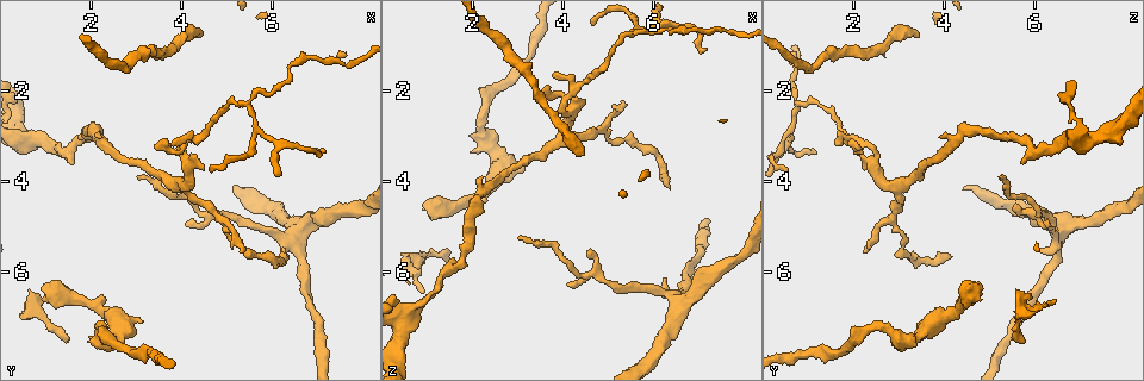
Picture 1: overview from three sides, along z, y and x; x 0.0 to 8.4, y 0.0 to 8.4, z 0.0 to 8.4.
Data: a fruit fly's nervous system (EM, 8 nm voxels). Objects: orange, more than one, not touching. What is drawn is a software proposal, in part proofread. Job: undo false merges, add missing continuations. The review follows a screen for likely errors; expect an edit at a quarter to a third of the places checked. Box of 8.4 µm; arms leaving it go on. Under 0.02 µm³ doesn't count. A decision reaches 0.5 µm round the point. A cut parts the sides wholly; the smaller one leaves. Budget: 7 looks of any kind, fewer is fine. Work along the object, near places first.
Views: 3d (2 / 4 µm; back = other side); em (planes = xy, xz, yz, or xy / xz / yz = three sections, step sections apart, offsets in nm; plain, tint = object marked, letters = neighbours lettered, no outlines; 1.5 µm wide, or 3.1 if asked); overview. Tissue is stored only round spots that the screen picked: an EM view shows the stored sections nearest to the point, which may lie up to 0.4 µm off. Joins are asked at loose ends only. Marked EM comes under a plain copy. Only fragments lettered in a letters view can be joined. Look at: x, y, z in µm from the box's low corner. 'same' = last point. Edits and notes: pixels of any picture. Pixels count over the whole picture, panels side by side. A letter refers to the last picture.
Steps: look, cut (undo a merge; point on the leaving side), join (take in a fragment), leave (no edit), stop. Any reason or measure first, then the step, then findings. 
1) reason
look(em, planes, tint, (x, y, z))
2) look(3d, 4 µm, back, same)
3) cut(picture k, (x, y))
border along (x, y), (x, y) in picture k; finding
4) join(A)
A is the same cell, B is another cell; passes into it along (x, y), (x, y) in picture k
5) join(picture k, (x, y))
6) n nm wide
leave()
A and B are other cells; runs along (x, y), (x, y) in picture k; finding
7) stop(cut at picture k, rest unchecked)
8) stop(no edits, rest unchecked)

thin end
look(em, planes, letters, (4.15, 5.00, 6.25))

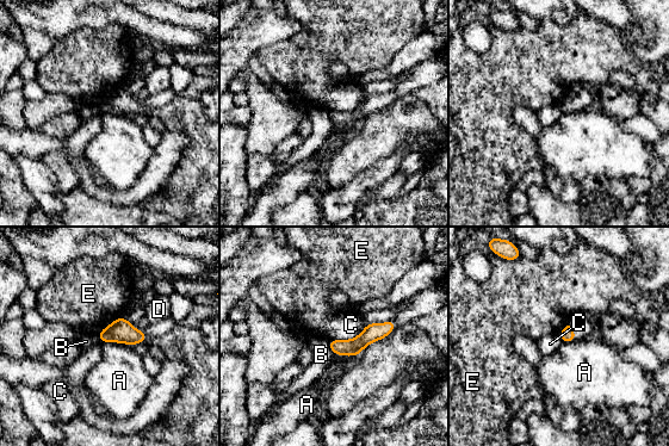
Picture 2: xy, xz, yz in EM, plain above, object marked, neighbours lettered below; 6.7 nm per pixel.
leave()
A, B, C, D and E are other cells; runs along (391, 323), (355, 346), (332, 344) in picture 2; no lettered fragment goes on from it

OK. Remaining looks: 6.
calibre changes
look(em, xy, step 4, tint, (1.05, 3.20, 6.55))

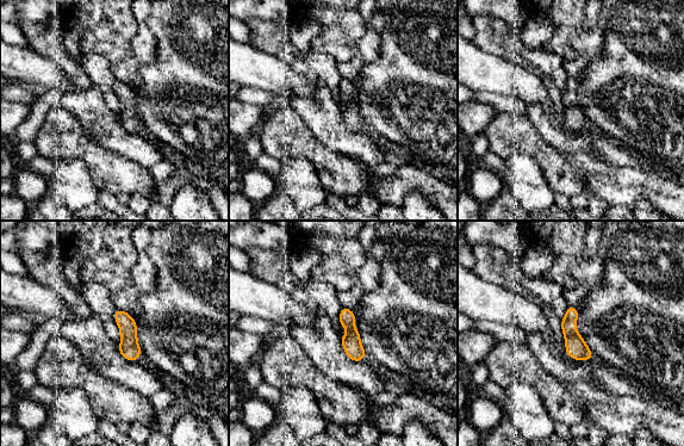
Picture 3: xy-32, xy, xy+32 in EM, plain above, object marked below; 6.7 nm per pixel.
look(em, planes, tint, same)

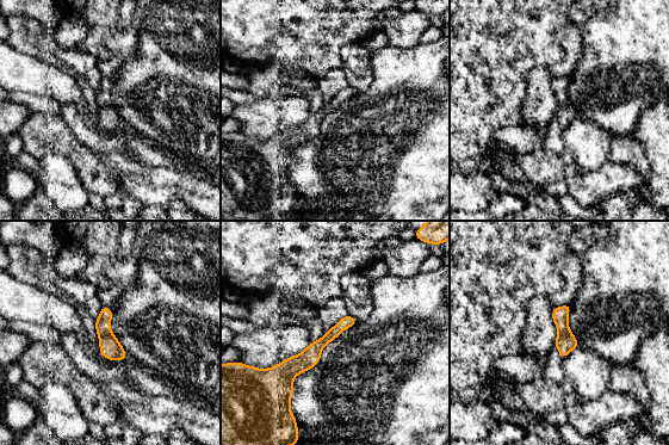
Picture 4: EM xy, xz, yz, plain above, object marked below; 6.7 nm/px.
look(em, planes, letters, same)

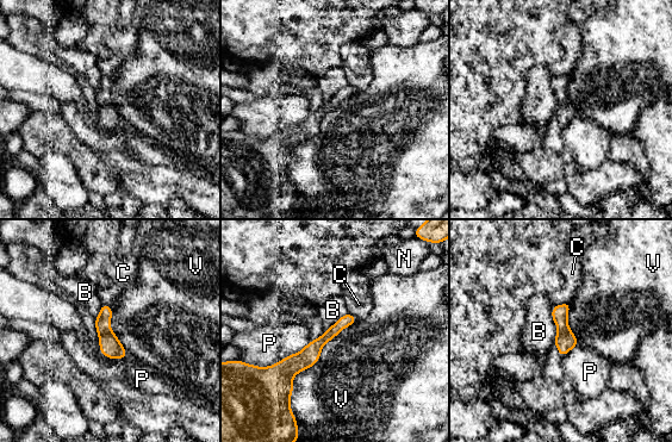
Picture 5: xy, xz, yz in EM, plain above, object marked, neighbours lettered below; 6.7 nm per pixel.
80 nm wide
leave()
B, C, N, P and V are other cells; runs along (352, 318), (280, 377) in picture 5; one cell here

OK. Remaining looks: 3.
free end
look(3d, 2 µm, (6.30, 5.50, 6.15))

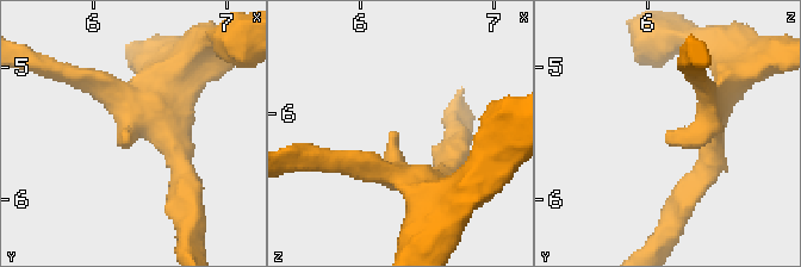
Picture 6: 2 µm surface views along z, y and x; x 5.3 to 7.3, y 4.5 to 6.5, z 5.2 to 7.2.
look(em, xy, step 8, tint, (6.24, 5.54, 6.12))

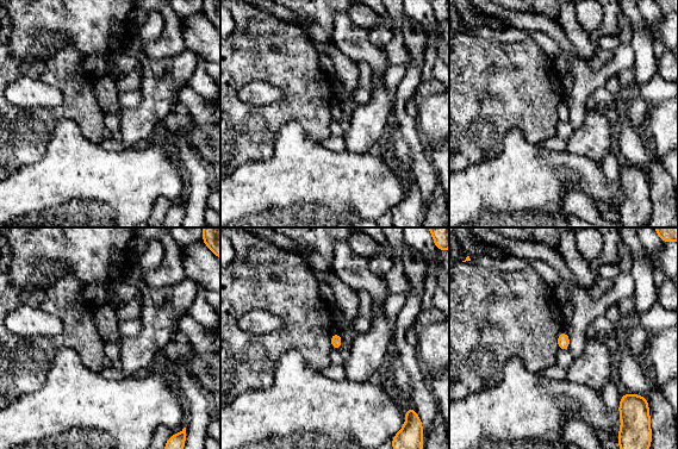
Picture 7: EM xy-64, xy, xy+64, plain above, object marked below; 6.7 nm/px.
another direction
look(em, planes, letters, same)

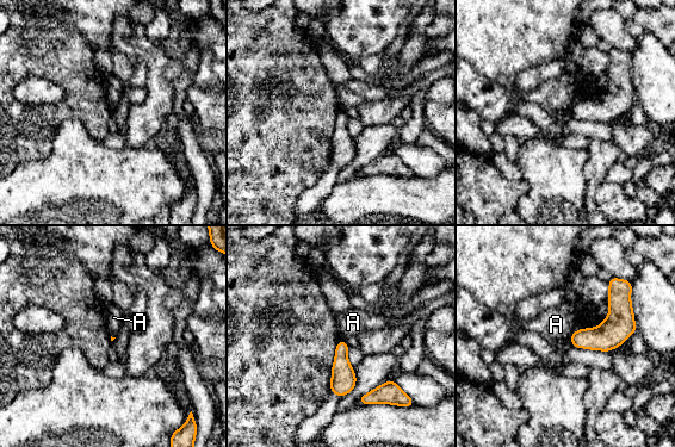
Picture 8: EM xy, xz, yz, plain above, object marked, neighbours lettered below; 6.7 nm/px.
leave()
A is another cell; border along (577, 329), (569, 337) in picture 8; no lettered fragment goes on from it

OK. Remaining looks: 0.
stop(no edits, rest unchecked)

